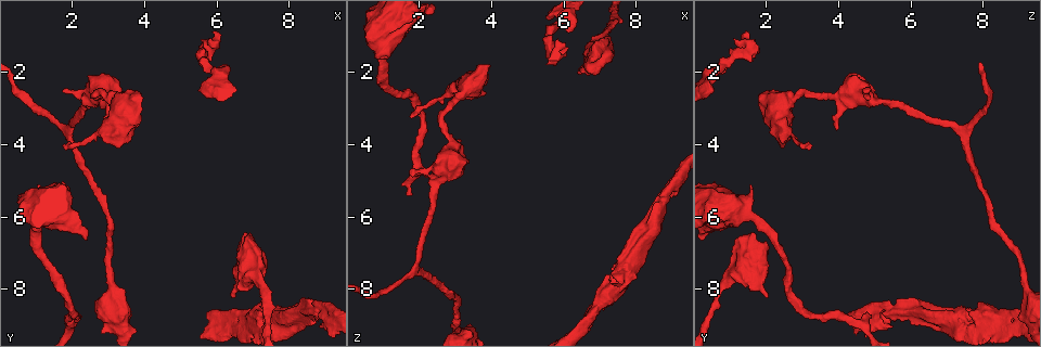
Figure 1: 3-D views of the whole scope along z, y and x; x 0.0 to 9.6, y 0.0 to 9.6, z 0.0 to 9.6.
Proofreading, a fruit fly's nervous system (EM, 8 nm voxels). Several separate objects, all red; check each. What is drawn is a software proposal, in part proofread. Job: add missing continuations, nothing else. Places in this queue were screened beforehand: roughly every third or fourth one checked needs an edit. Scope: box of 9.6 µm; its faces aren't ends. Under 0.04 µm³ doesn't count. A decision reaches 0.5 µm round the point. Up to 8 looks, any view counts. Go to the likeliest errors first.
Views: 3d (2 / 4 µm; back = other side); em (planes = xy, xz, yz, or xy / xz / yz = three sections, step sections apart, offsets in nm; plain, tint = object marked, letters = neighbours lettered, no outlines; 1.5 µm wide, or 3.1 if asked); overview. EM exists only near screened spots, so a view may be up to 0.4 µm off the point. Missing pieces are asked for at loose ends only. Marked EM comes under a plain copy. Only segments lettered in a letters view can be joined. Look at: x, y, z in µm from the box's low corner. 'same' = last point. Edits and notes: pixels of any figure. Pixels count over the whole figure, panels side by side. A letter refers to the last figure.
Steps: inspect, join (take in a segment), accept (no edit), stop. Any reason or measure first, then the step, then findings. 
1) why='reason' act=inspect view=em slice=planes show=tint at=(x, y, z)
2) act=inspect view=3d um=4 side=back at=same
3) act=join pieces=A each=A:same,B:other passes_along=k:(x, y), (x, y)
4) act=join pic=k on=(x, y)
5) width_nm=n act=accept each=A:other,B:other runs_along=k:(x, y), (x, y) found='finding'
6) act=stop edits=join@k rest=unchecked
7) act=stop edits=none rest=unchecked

why='an open end' act=inspect view=em slice=planes show=letters at=(8.90, 9.10, 5.45)

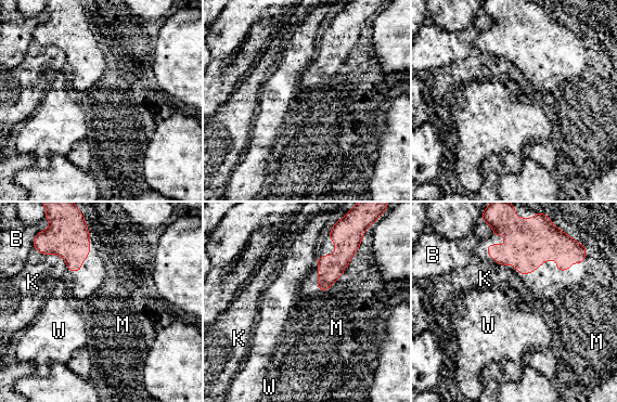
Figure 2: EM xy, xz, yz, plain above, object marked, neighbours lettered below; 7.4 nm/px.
act=accept each=B:other,K:other,M:other,W:other border=2:(357, 249), (348, 263) found='no lettered segment goes on from it'

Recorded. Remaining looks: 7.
why='branch stops here' act=inspect view=3d um=2 at=(6.50, 8.25, 2.05)

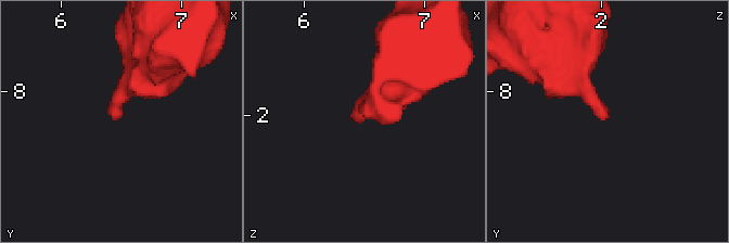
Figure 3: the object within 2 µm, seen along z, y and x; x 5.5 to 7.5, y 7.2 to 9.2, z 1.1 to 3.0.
act=inspect view=em slice=planes show=letters at=(6.48, 8.24, 2.04)

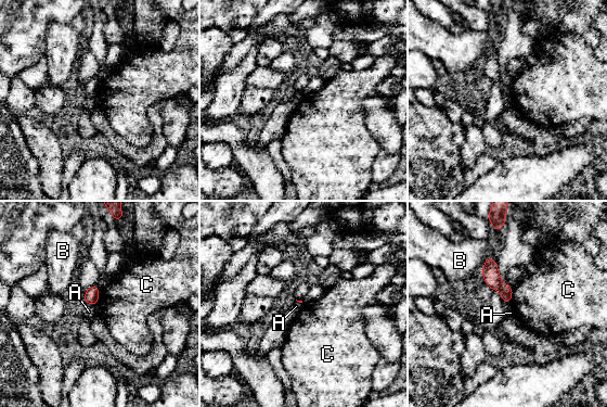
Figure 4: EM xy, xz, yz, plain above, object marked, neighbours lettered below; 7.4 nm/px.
act=accept each=A:other,B:other,C:other border=4:(513, 289), (508, 303) found='no lettered segment goes on from it'

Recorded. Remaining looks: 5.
why='branch stops here' act=inspect view=em slice=yz step=4 show=tint at=(1.85, 2.40, 4.85)

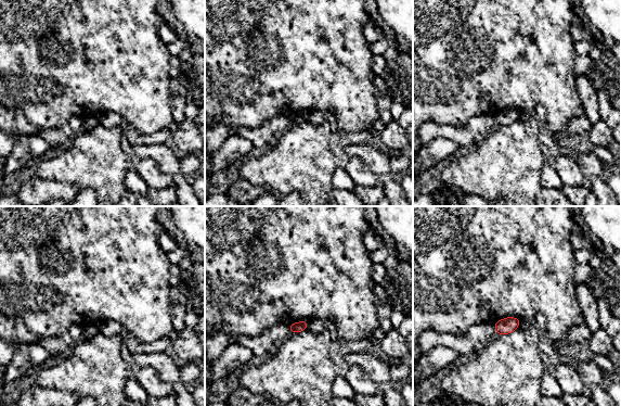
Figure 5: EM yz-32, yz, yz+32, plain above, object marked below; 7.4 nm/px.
act=inspect view=em slice=planes show=letters at=same

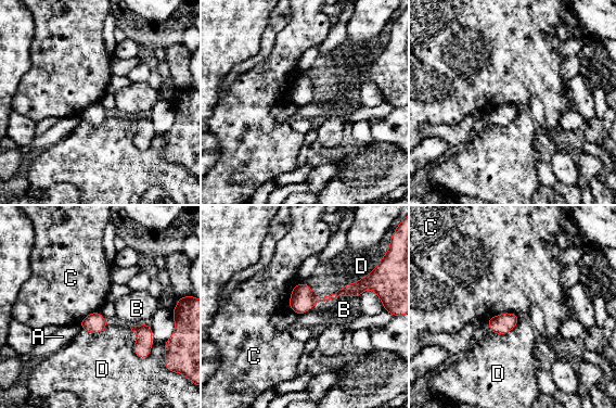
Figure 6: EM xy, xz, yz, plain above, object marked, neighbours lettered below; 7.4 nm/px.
act=accept each=A:other,B:other,C:other,D:other found='none of them fits'

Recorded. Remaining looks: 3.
act=stop edits=none rest=unchecked

